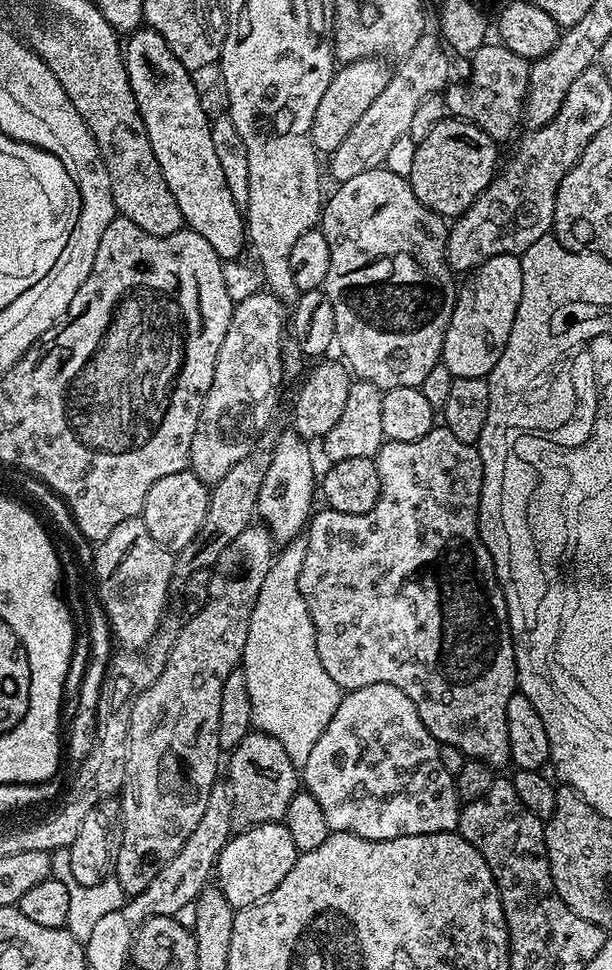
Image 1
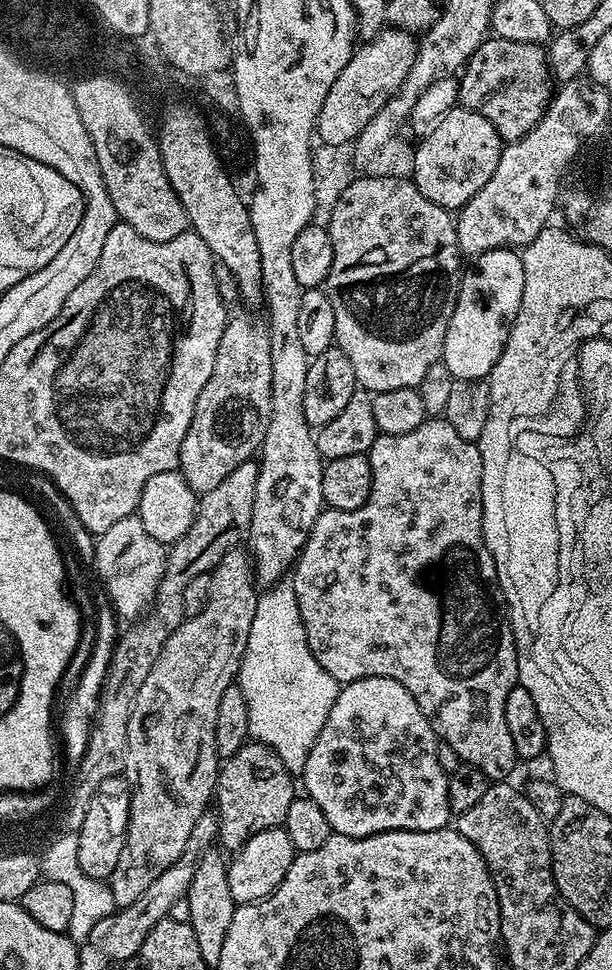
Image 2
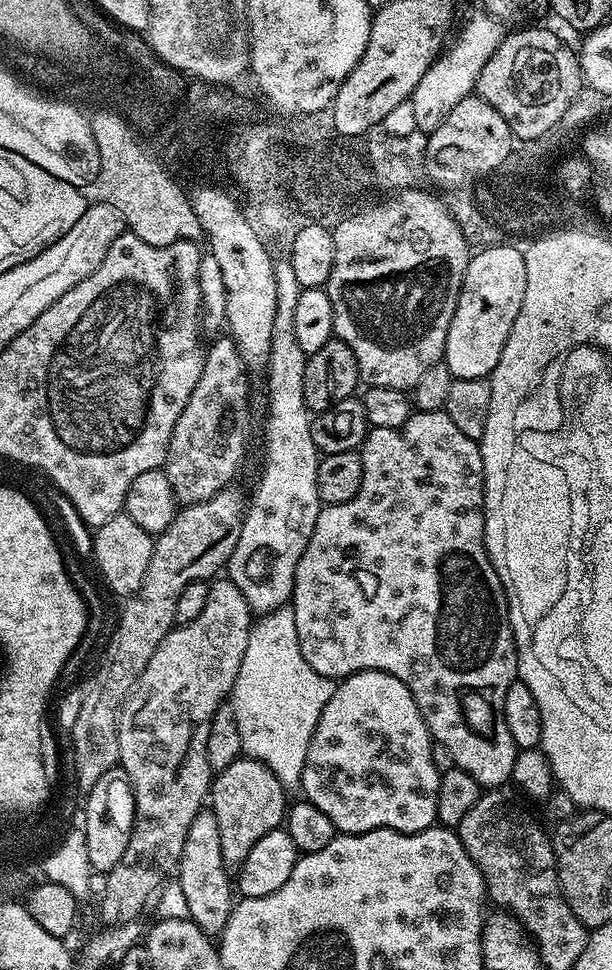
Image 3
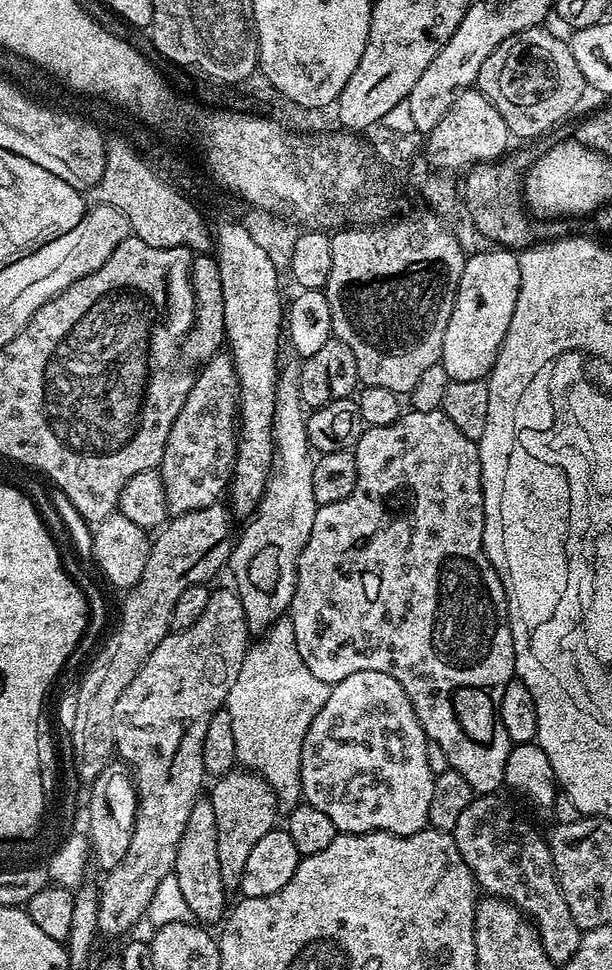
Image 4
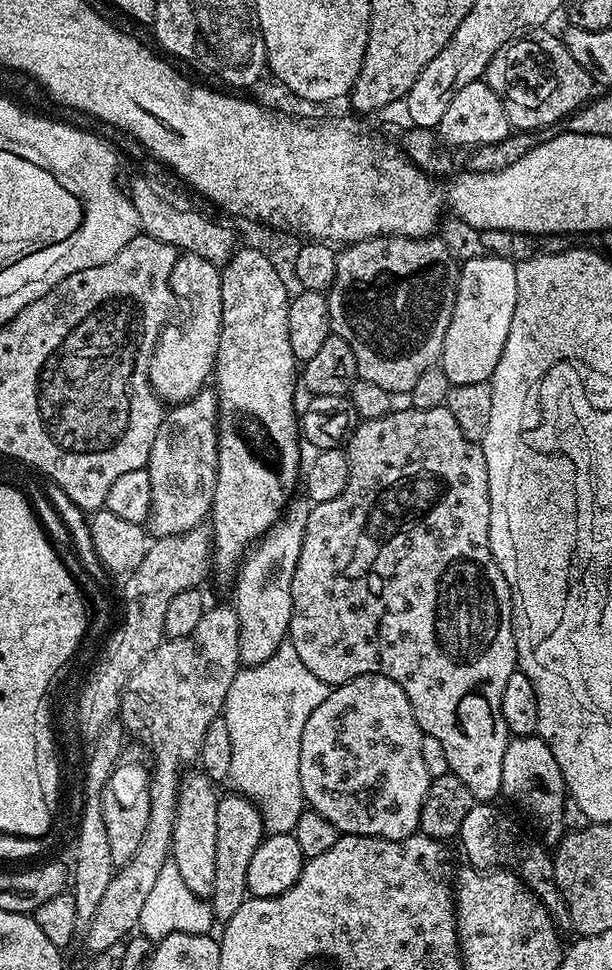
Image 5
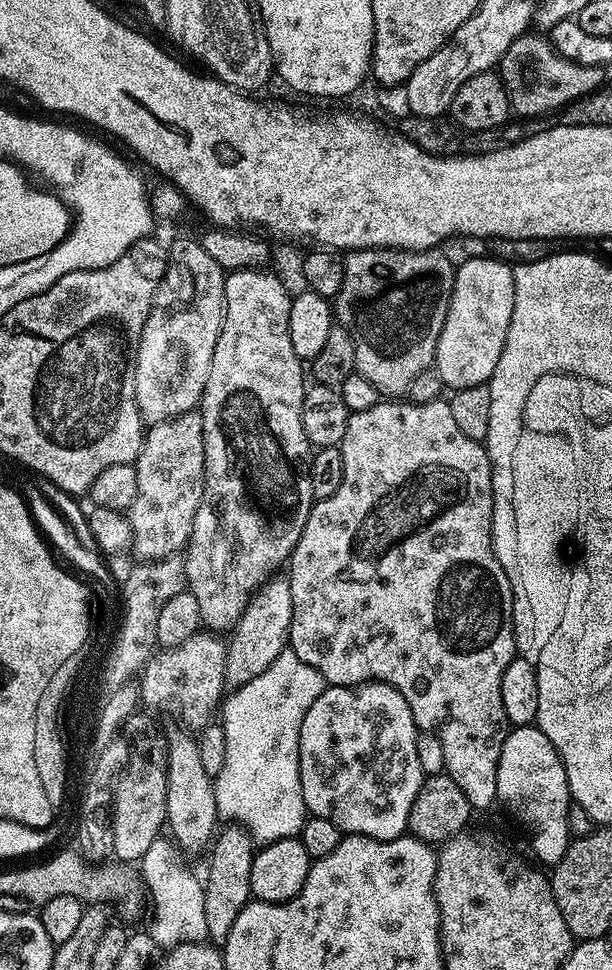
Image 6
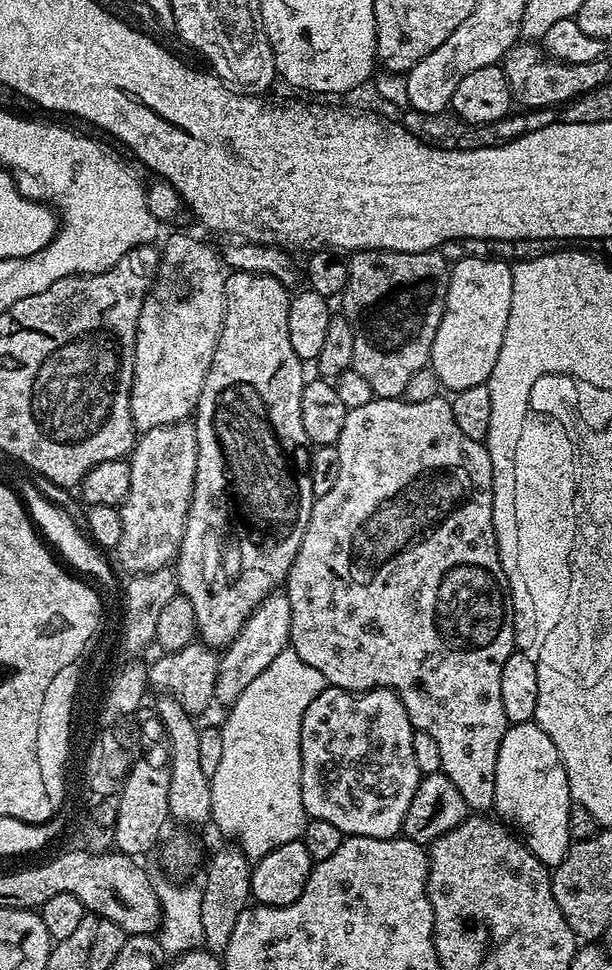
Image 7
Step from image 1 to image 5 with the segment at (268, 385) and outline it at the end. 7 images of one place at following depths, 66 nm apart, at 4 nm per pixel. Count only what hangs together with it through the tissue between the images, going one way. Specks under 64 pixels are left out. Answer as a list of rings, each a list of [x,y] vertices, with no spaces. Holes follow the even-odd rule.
[[[204,386],[185,404],[169,407],[164,414],[158,434],[154,434],[154,446],[150,446],[148,477],[152,512],[146,527],[153,537],[182,534],[205,523],[212,511],[216,471],[218,470],[218,402],[215,391]]]

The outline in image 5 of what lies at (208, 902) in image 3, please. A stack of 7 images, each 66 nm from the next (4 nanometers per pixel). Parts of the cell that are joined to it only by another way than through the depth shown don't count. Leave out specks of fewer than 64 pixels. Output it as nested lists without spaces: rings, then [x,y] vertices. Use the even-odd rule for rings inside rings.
[[[199,770],[185,771],[180,777],[172,851],[170,862],[178,866],[178,874],[186,882],[189,890],[196,896],[211,897],[214,886],[214,849],[218,842],[218,802],[217,785],[211,778]]]

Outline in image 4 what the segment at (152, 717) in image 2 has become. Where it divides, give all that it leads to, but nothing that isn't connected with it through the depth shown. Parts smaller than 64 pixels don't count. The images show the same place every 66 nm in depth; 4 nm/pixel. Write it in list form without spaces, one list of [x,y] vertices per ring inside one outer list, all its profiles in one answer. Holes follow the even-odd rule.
[[[231,587],[220,588],[217,592],[216,589],[209,591],[206,610],[202,610],[198,622],[194,622],[194,626],[189,628],[169,631],[168,635],[162,638],[162,642],[158,642],[158,646],[154,646],[154,650],[150,654],[150,658],[146,658],[142,670],[138,670],[138,674],[134,674],[134,682],[130,682],[130,686],[126,686],[126,690],[122,690],[122,698],[118,698],[118,706],[114,706],[114,738],[119,759],[121,756],[125,760],[123,763],[130,769],[132,783],[136,786],[136,821],[130,838],[130,846],[126,850],[125,856],[122,857],[122,862],[118,862],[118,866],[107,869],[103,873],[104,881],[98,884],[100,900],[98,902],[97,930],[101,937],[120,936],[123,932],[130,931],[139,920],[147,917],[150,898],[154,898],[154,890],[158,890],[158,882],[162,882],[162,878],[173,875],[178,854],[178,842],[182,838],[182,830],[186,830],[186,818],[190,818],[190,810],[194,810],[196,801],[201,799],[203,792],[200,791],[204,788],[204,780],[206,781],[206,773],[202,766],[202,738],[206,738],[206,726],[210,726],[212,713],[225,707],[230,694],[230,686],[234,686],[234,678],[238,678],[238,670],[242,670],[242,658],[248,652],[249,647],[250,633],[239,596]]]

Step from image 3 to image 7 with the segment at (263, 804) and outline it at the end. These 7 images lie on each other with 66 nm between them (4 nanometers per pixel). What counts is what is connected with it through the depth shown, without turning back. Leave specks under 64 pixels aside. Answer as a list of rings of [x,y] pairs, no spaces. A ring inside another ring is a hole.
[[[239,847],[220,848],[212,857],[207,857],[204,884],[200,888],[202,898],[202,930],[204,948],[209,952],[223,954],[230,946],[230,934],[234,934],[234,922],[238,922],[244,909],[249,907],[252,895],[252,864]],[[208,864],[208,869],[207,868]]]

